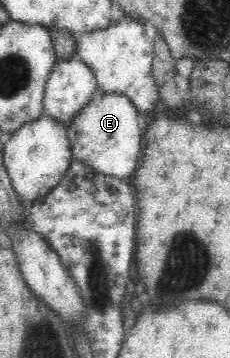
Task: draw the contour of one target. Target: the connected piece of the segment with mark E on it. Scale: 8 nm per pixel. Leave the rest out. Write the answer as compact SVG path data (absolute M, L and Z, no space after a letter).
M96 89L92 99L77 112L67 129L71 155L98 174L130 180L139 165L144 145L144 134L138 127L138 113L136 106L127 96L115 92L102 93Z

